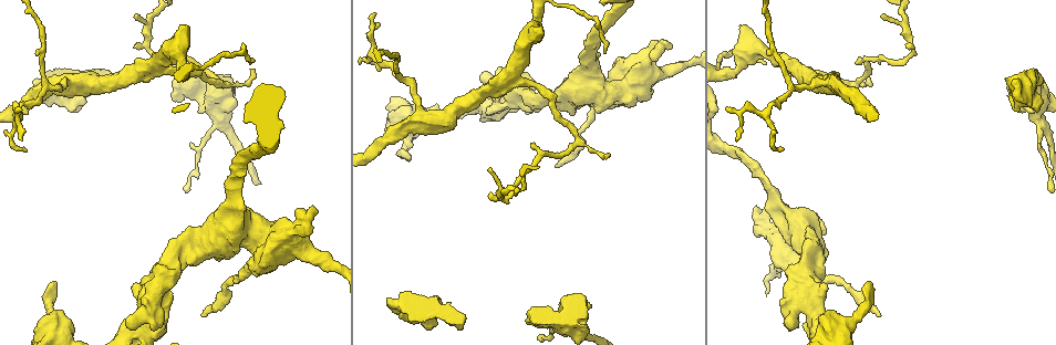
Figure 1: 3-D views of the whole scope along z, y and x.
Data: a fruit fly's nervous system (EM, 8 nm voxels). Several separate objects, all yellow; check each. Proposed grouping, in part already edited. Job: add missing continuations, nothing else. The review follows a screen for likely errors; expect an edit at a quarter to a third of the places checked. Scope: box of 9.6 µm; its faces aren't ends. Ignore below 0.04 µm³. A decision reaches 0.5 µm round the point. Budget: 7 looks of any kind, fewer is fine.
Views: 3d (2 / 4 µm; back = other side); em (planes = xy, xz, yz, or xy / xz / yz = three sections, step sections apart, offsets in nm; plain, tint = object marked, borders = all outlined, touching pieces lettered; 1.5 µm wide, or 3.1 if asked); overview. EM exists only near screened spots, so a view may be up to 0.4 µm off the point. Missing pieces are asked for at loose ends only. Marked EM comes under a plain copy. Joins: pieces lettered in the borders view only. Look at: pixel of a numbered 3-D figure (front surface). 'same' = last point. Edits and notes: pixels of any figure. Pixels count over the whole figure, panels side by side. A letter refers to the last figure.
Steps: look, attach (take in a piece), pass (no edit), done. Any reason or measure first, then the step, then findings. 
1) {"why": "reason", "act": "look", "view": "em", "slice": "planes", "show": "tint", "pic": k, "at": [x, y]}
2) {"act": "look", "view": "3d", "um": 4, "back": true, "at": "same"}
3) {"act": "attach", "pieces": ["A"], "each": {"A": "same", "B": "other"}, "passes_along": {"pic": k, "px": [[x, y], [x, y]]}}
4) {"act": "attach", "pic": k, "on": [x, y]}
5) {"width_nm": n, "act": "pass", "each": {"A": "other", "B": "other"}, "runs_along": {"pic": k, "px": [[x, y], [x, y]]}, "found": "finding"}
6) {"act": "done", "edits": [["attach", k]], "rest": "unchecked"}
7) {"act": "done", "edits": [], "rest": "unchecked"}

{"why": "free end", "act": "look", "view": "3d", "um": 4, "back": true, "pic": 1, "at": [20, 139]}

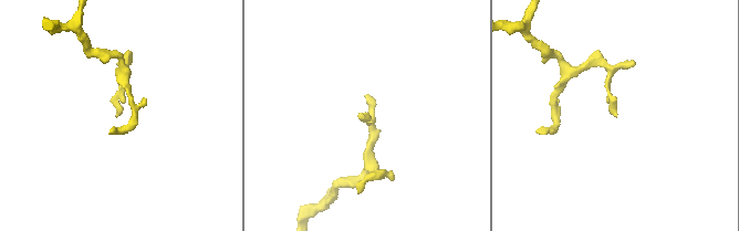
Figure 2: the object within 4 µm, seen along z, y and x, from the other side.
{"act": "look", "view": "em", "slice": "yz", "step": 4, "show": "borders", "pic": 2, "at": [364, 114]}

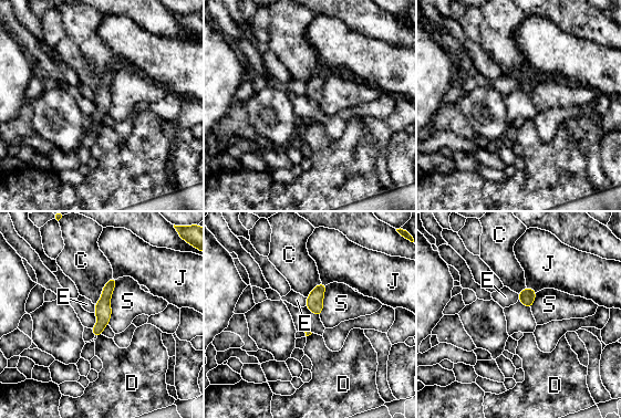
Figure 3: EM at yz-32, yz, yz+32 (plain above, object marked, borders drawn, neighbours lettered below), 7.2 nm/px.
{"width_nm": 100, "act": "pass", "each": {"C": "other", "D": "other", "E": "other", "J": "other", "S": "other"}, "border": {"pic": 3, "px": [[93, 304], [94, 312]]}, "found": "none of them fits"}

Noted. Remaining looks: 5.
{"why": "free end", "act": "look", "view": "em", "slice": "xz", "step": 4, "show": "borders", "pic": 1, "at": [606, 157]}

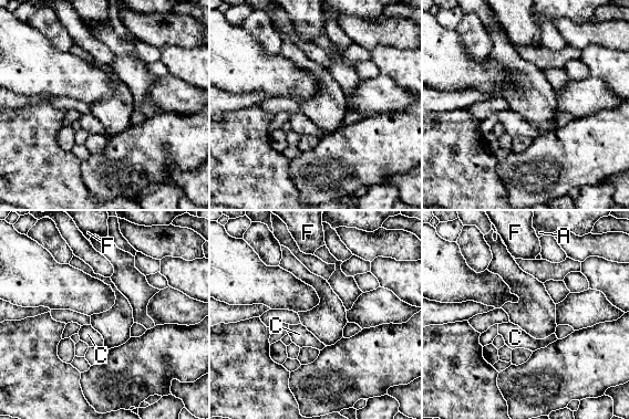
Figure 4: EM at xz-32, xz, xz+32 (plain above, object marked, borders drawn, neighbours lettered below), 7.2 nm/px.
{"why": "cut it another way", "act": "look", "view": "em", "slice": "planes", "show": "borders", "at": "same"}

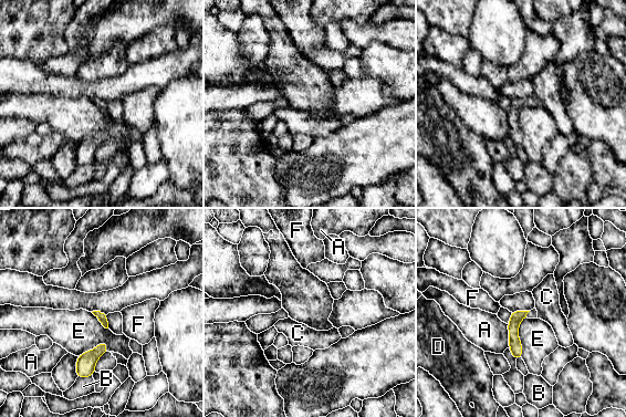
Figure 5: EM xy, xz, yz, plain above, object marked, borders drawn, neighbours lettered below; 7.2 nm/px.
{"act": "pass", "each": {"A": "other", "B": "other", "C": "other", "D": "other", "E": "other", "F": "other"}, "found": "none of them fits"}

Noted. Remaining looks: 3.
{"why": "free end", "act": "look", "view": "em", "slice": "planes", "show": "borders", "pic": 1, "at": [1006, 86]}

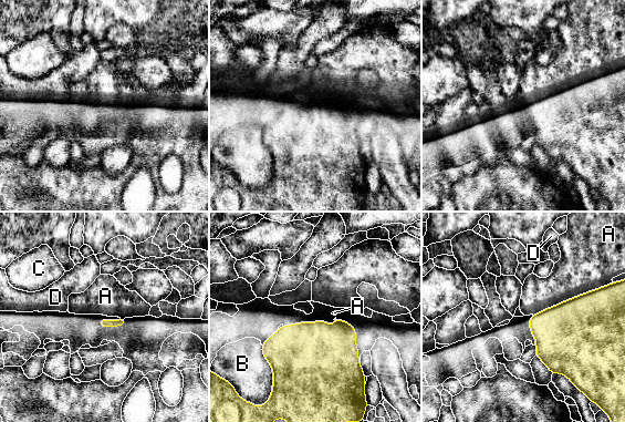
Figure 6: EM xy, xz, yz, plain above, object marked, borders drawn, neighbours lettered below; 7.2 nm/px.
{"act": "attach", "pieces": ["A"], "each": {"A": "same", "B": "other", "C": "other", "D": "other"}, "found": "the neuron continues"}

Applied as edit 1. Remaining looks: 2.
{"act": "done", "edits": [["attach", 6]], "rest": "unchecked"}

